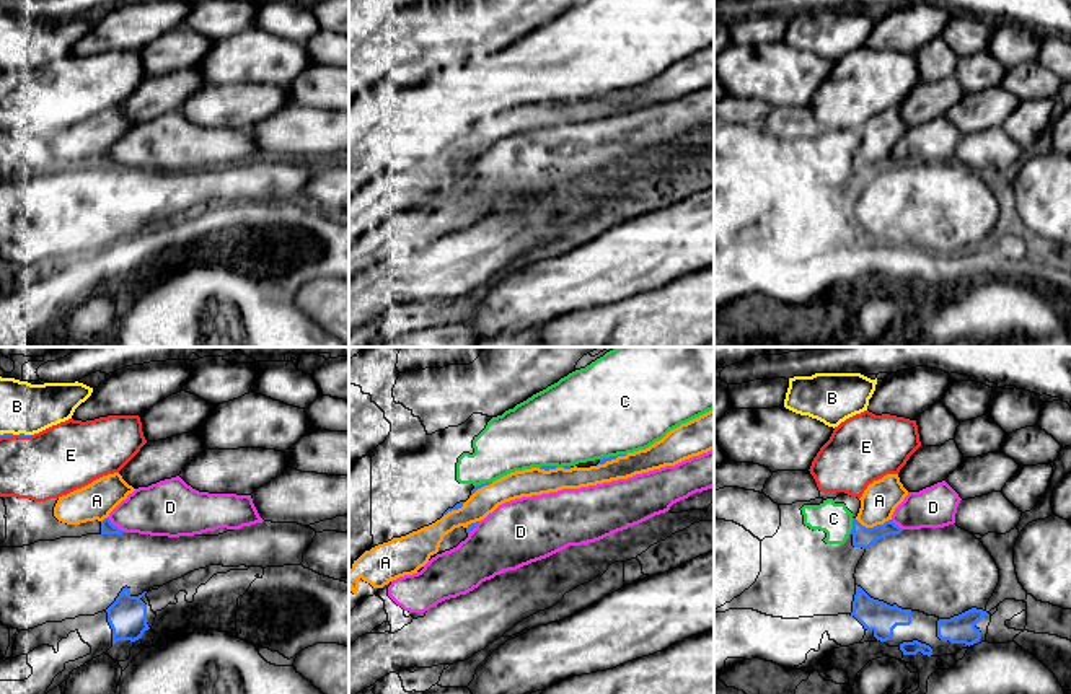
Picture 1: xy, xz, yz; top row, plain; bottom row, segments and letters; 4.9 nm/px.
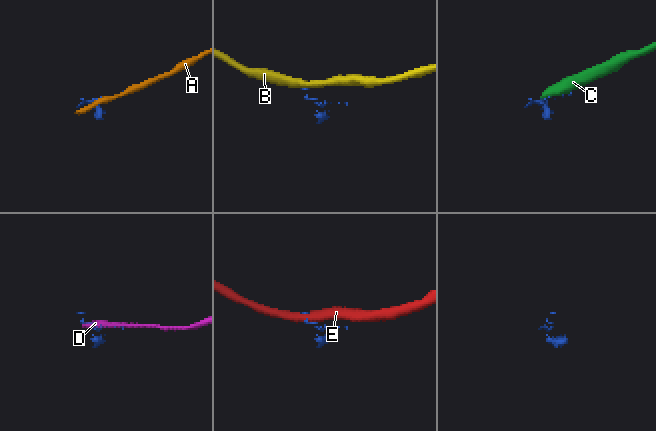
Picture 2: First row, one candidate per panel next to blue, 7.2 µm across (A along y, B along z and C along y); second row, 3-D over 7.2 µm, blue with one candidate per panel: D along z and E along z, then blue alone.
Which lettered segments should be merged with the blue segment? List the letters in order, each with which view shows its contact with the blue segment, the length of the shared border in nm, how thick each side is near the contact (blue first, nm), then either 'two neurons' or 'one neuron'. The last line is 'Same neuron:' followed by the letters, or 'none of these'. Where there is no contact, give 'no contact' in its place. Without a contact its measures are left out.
A: yz | 180 nm | 100/180 nm | two neurons
B: xy | 70 nm | 20/240 nm | two neurons
C: yz | 80 nm | 100/160 nm | two neurons
D: xy | 120 nm | 60/260 nm | two neurons
E: xy | 70 nm | 20/340 nm | two neurons
Same neuron: none of these

